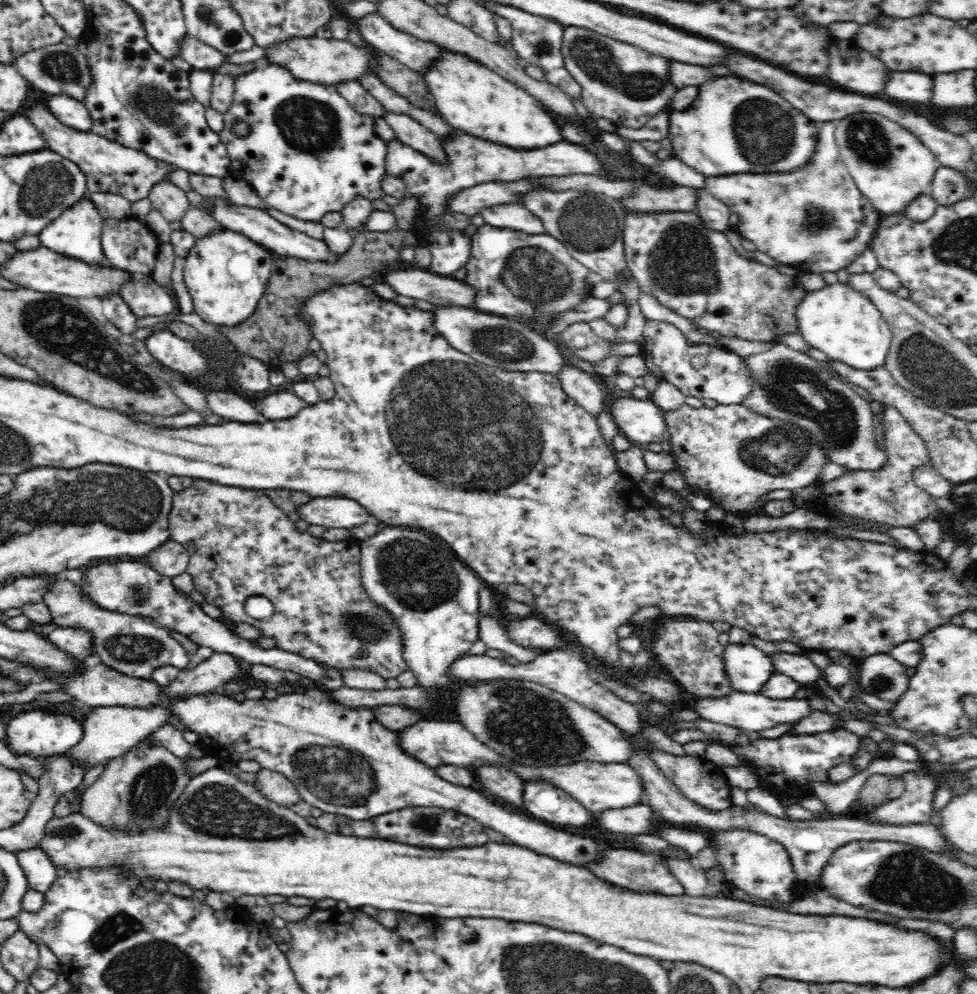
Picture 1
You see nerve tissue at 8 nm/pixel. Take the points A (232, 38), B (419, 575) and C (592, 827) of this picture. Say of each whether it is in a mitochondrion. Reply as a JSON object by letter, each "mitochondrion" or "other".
{"A":"mitochondrion","B":"mitochondrion","C":"other"}

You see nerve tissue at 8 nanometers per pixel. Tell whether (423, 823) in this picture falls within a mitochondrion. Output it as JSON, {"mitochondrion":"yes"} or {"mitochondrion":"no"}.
{"mitochondrion":"yes"}

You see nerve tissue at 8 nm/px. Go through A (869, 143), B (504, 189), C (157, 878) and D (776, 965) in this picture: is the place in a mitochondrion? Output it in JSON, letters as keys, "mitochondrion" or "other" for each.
{"A":"mitochondrion","B":"other","C":"other","D":"other"}

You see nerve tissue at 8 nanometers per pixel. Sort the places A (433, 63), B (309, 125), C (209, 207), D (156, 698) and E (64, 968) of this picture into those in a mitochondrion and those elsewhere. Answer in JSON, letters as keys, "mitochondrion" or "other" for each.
{"A":"other","B":"mitochondrion","C":"other","D":"other","E":"other"}

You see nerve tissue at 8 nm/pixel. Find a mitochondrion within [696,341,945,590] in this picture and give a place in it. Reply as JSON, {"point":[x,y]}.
{"point":[797,390]}

